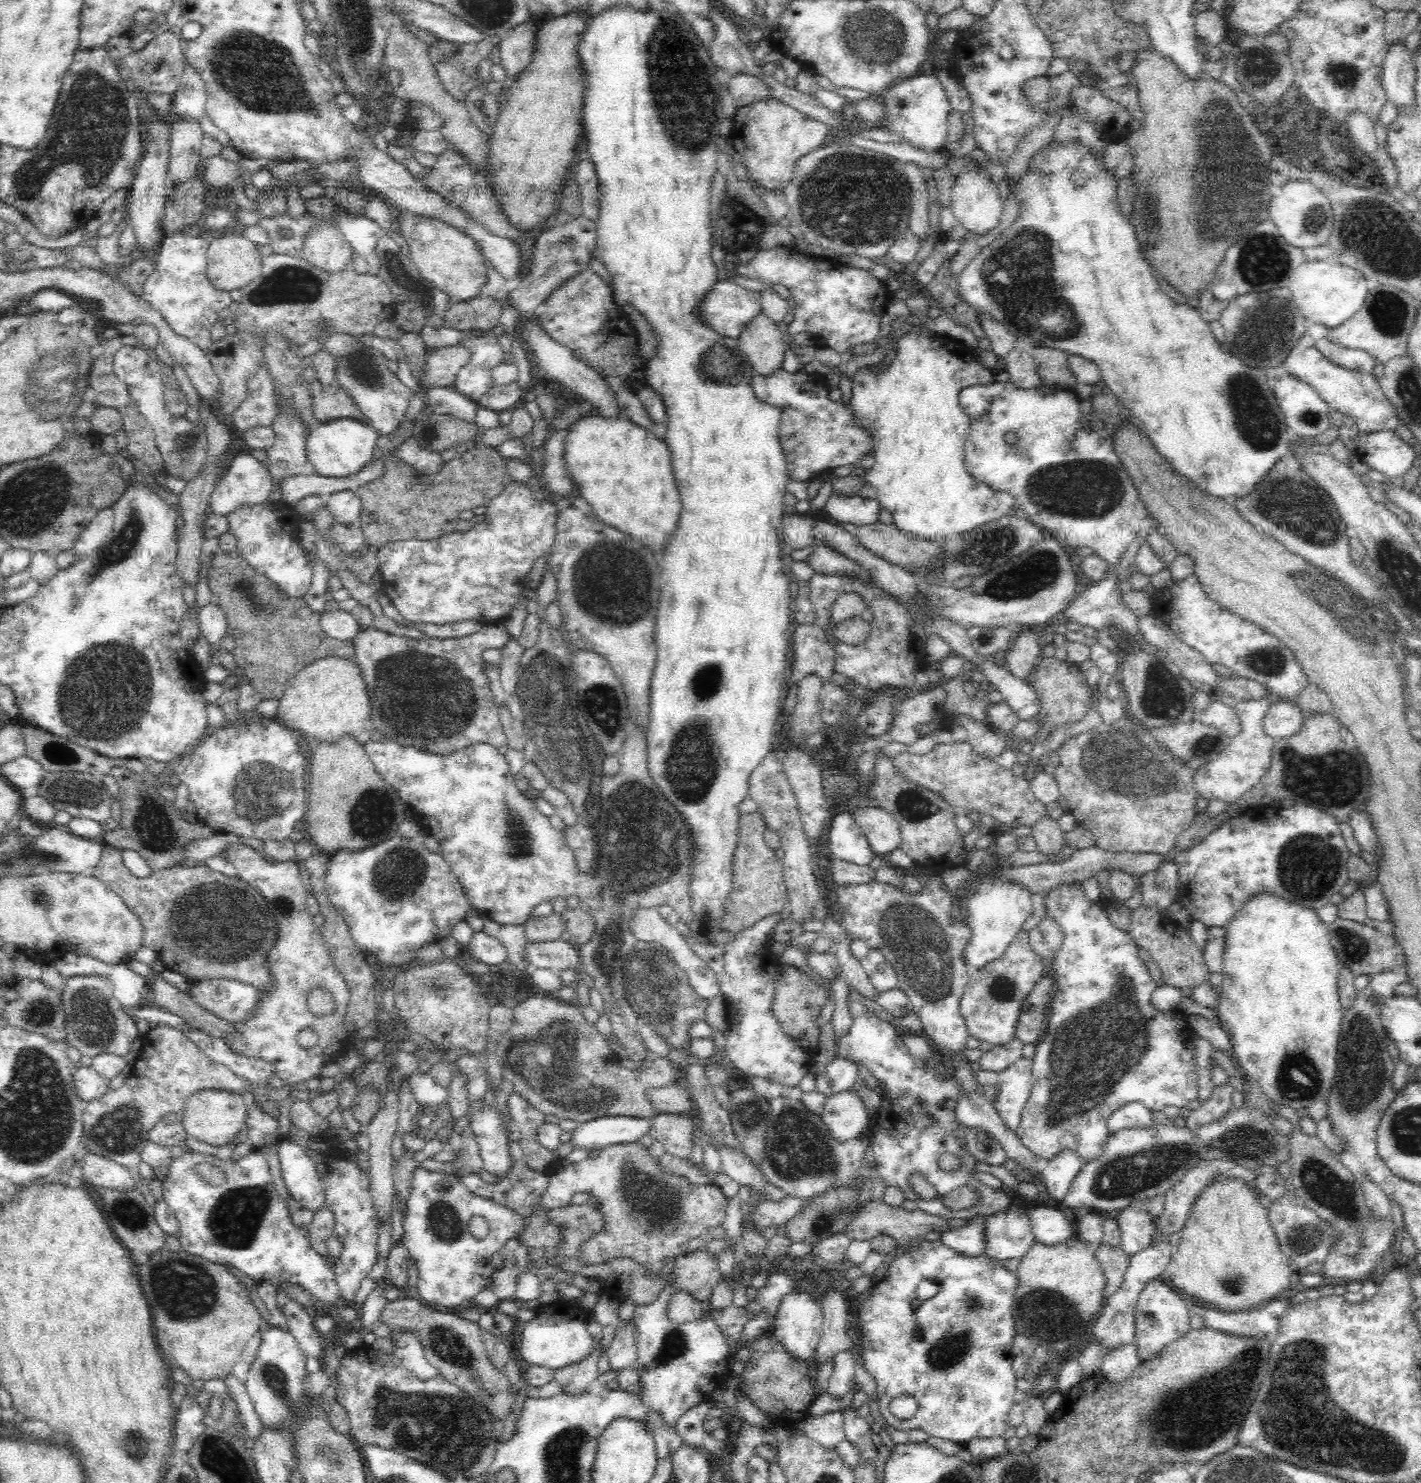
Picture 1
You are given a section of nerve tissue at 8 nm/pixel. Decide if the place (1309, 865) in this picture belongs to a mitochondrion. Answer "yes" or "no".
yes

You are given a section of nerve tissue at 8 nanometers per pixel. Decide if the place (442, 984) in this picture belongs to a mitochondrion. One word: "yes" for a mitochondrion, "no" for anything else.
yes

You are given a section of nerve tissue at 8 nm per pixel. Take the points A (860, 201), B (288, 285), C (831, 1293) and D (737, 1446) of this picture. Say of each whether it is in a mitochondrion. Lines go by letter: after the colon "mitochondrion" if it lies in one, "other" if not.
A: mitochondrion
B: mitochondrion
C: other
D: other

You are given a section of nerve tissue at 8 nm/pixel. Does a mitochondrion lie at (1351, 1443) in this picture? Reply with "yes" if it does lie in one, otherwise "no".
yes

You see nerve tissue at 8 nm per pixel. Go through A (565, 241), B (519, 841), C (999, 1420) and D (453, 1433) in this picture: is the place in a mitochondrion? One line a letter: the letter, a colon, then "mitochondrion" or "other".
A: mitochondrion
B: mitochondrion
C: other
D: mitochondrion

